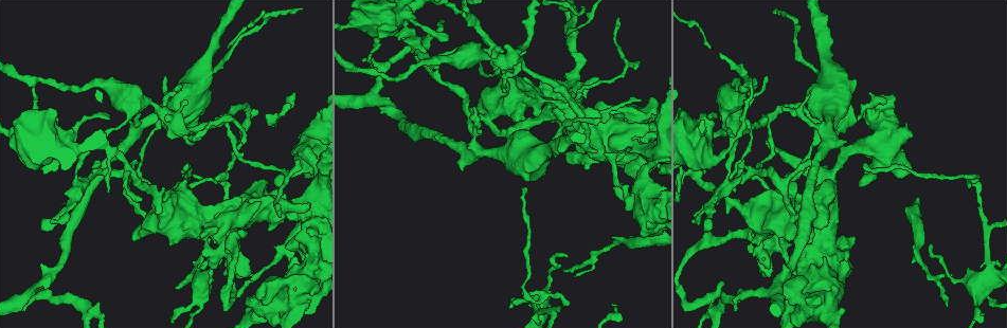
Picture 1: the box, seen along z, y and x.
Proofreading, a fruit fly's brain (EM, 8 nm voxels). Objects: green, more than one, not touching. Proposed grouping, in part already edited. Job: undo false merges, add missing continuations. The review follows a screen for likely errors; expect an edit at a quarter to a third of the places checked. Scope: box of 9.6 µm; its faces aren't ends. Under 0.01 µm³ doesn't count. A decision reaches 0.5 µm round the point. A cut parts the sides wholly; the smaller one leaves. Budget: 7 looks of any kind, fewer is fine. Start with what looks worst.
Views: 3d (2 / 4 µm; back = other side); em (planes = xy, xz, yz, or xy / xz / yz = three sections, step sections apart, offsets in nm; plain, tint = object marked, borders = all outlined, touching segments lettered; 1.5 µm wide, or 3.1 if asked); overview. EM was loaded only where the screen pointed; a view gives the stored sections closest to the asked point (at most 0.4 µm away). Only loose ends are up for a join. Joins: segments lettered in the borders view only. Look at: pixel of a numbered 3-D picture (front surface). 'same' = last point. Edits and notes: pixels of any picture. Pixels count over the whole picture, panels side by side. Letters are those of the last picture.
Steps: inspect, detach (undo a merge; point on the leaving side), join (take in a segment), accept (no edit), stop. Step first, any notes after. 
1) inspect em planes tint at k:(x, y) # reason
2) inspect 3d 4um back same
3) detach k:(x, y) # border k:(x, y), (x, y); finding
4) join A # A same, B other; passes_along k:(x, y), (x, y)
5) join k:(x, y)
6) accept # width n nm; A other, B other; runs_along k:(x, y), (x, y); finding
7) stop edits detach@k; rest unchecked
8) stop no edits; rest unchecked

inspect 3d 4um at 1:(199, 273) # thin arm on a thick one

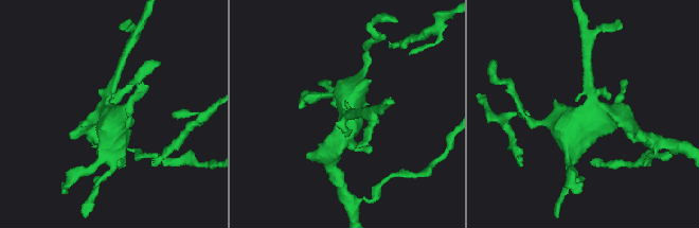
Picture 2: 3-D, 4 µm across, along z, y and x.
inspect em planes borders at 2:(597, 111) # arms 4; now the EM

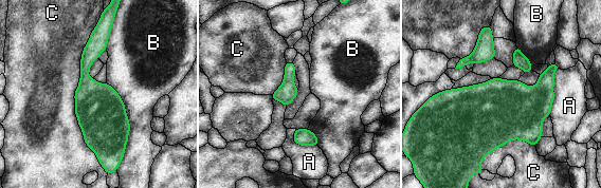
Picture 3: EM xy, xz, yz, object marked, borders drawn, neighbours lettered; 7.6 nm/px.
accept # A other, B other, C other; border 3:(106, 82), (129, 123), (119, 167); one neuron here

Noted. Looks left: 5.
inspect 3d 4um at 1:(374, 75) # branch point

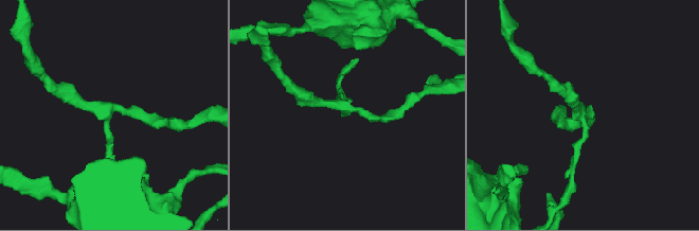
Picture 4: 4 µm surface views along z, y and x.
inspect em xy step 8 tint at 4:(582, 109) # arms 3; need the tissue

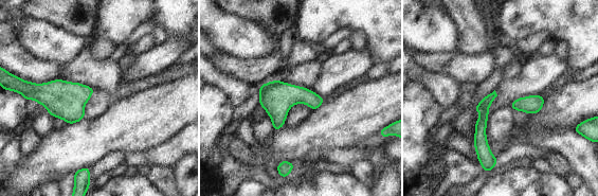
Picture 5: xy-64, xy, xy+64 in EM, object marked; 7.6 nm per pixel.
inspect em planes borders same # another direction

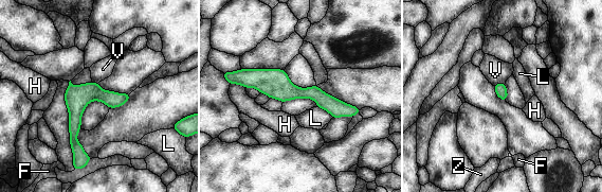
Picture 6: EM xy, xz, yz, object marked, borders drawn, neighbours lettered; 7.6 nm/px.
accept # width 90 nm; F other, H other, L other, V other, Z other; runs_along 6:(239, 79), (357, 110); continuous, no second neuron

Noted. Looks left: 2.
inspect em yz step 4 borders at 1:(475, 108)

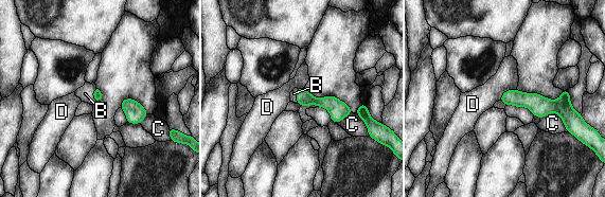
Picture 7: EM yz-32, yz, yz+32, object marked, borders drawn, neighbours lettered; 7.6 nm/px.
join B # B same, C other, D other; passes_along 7:(98, 95), (93, 94), (85, 93); the neuron continues

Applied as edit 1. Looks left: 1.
stop edits join@7; rest unchecked

